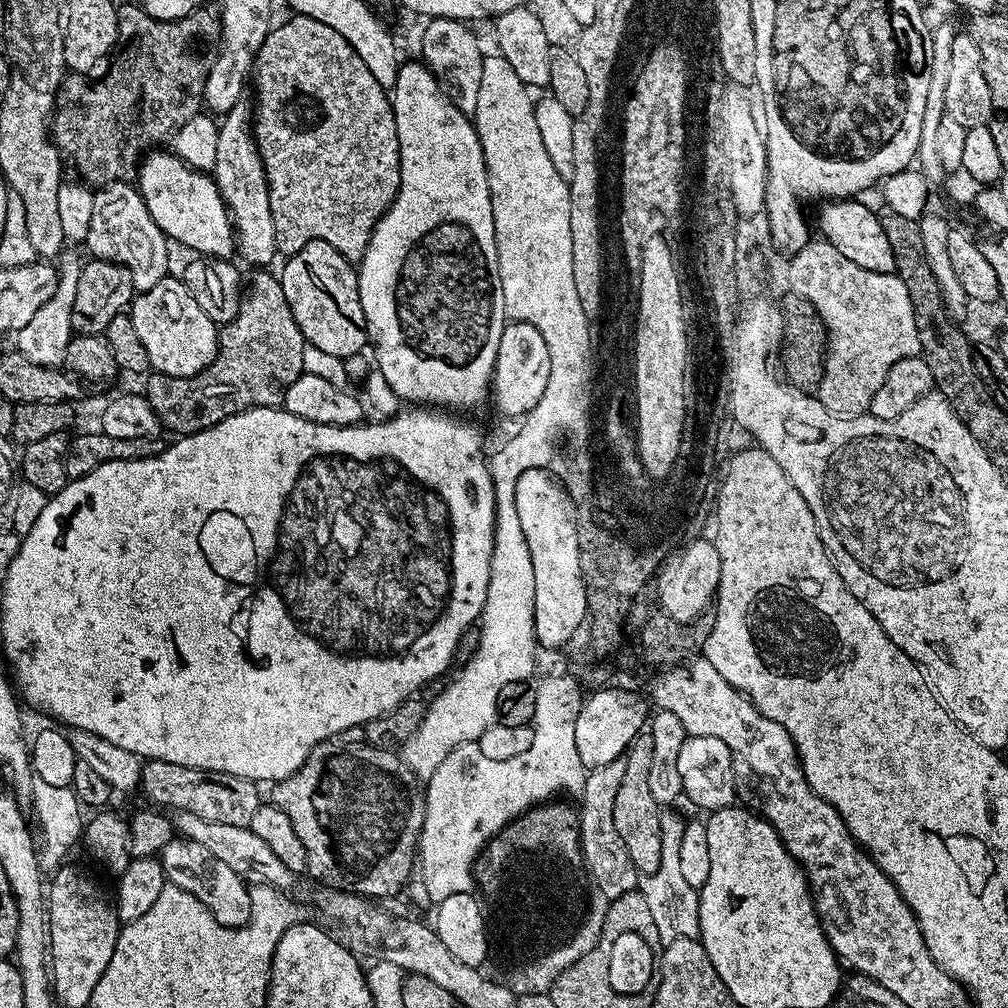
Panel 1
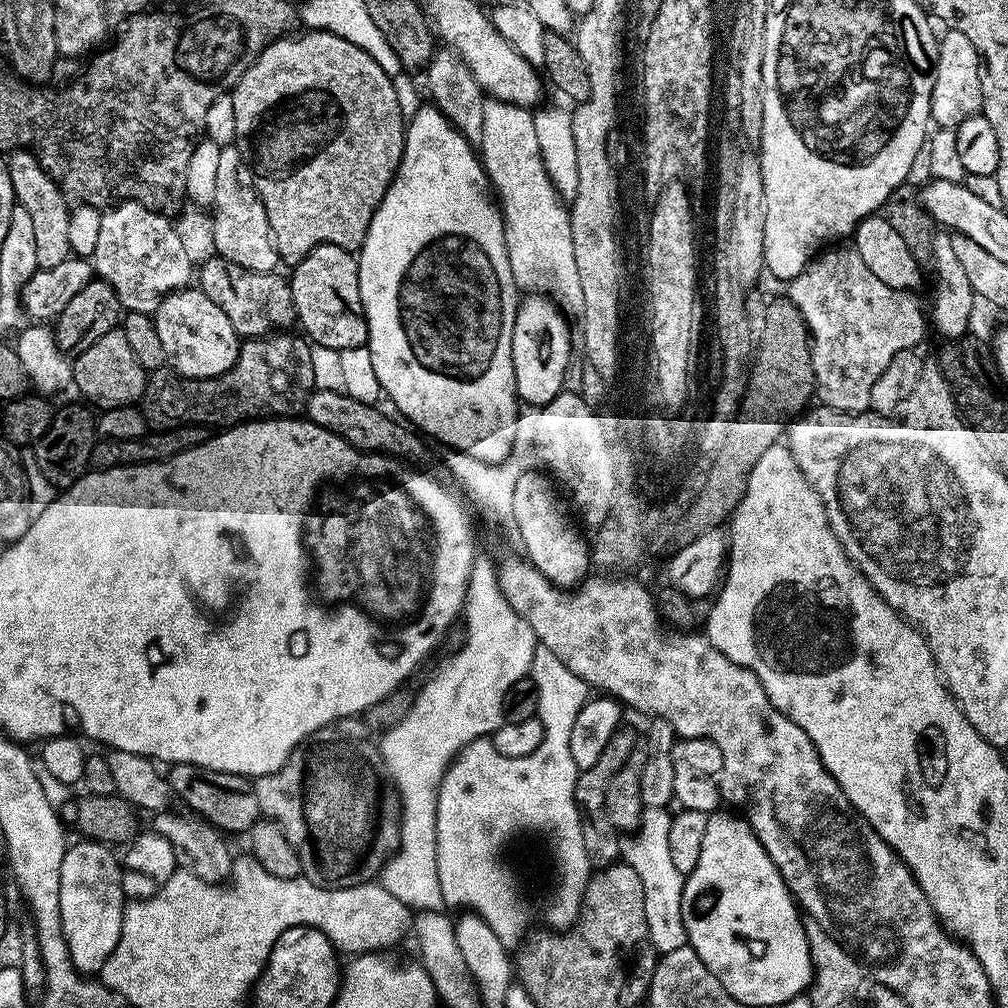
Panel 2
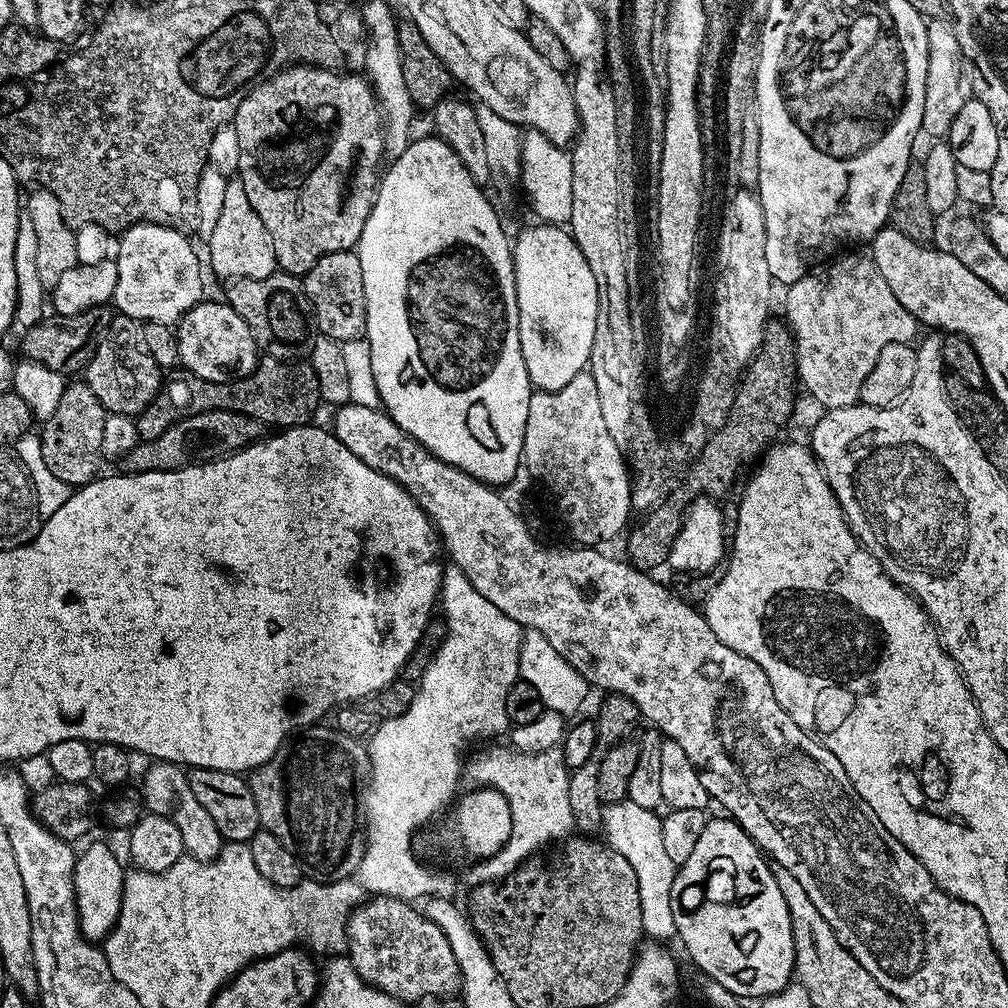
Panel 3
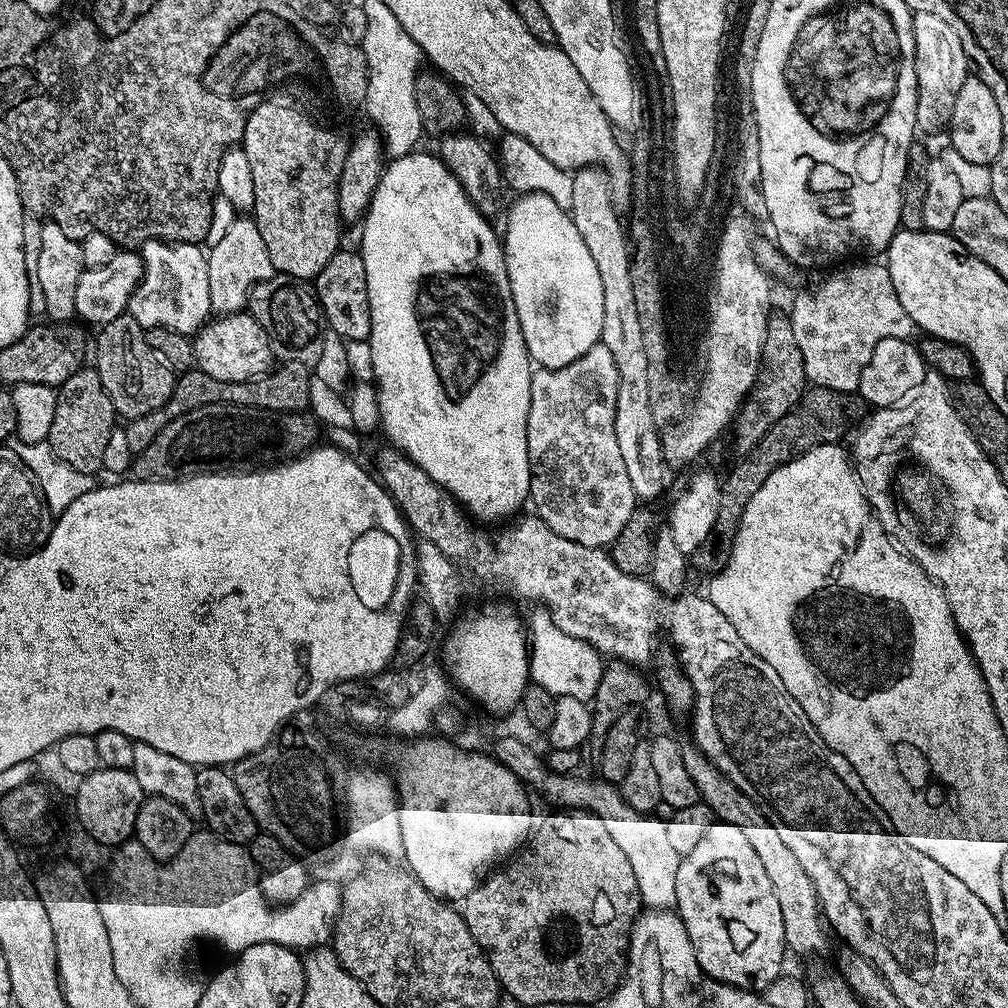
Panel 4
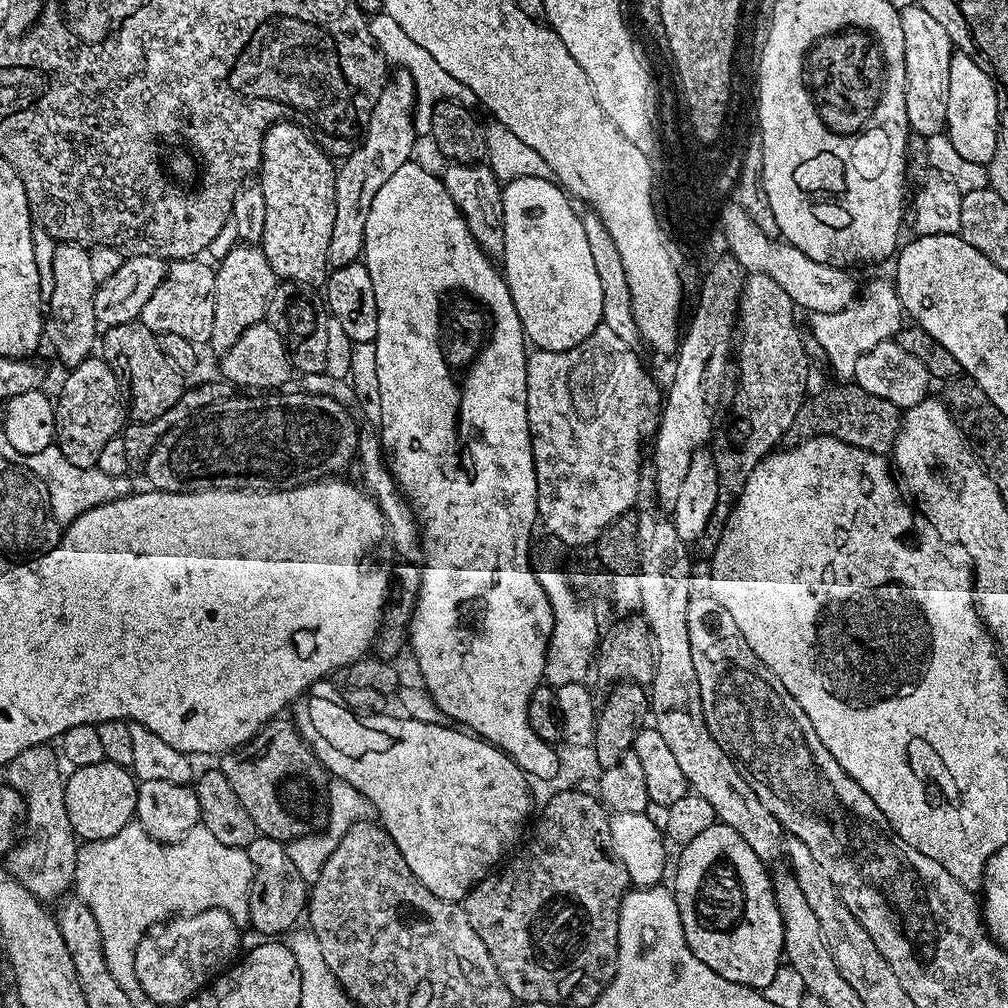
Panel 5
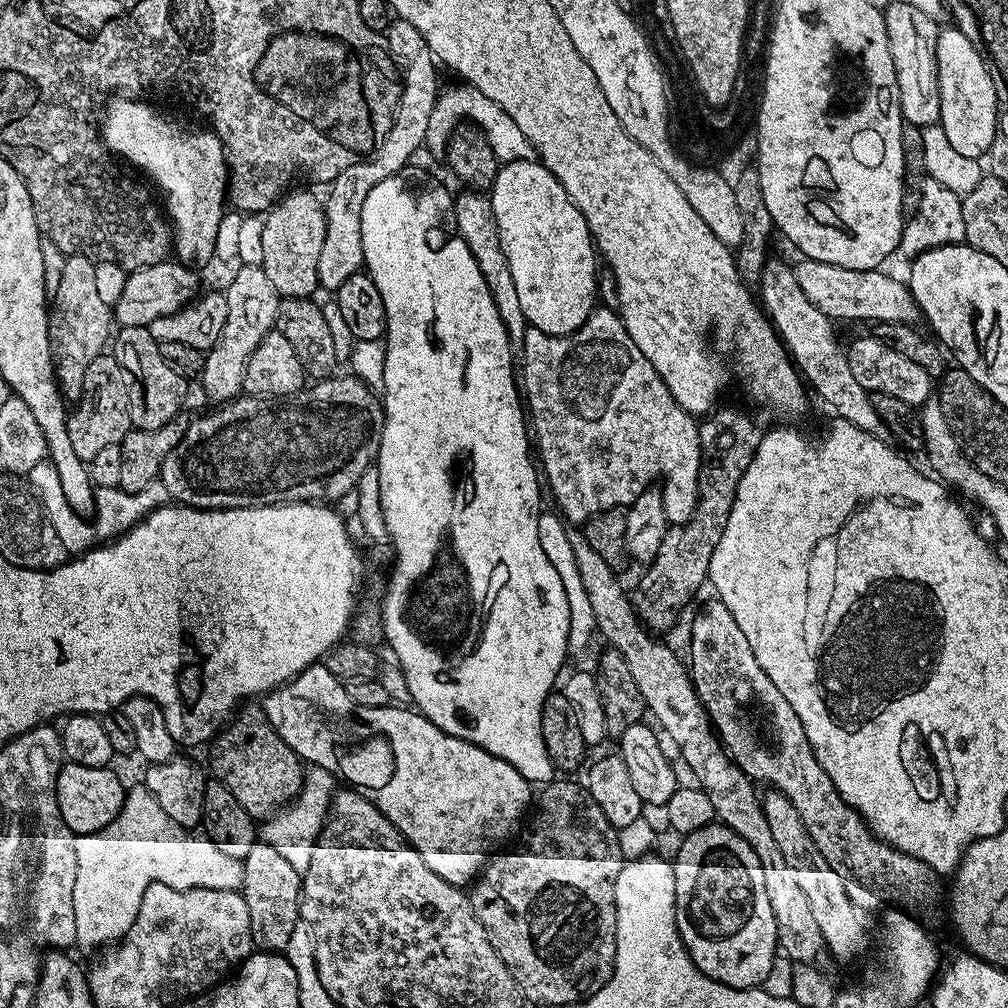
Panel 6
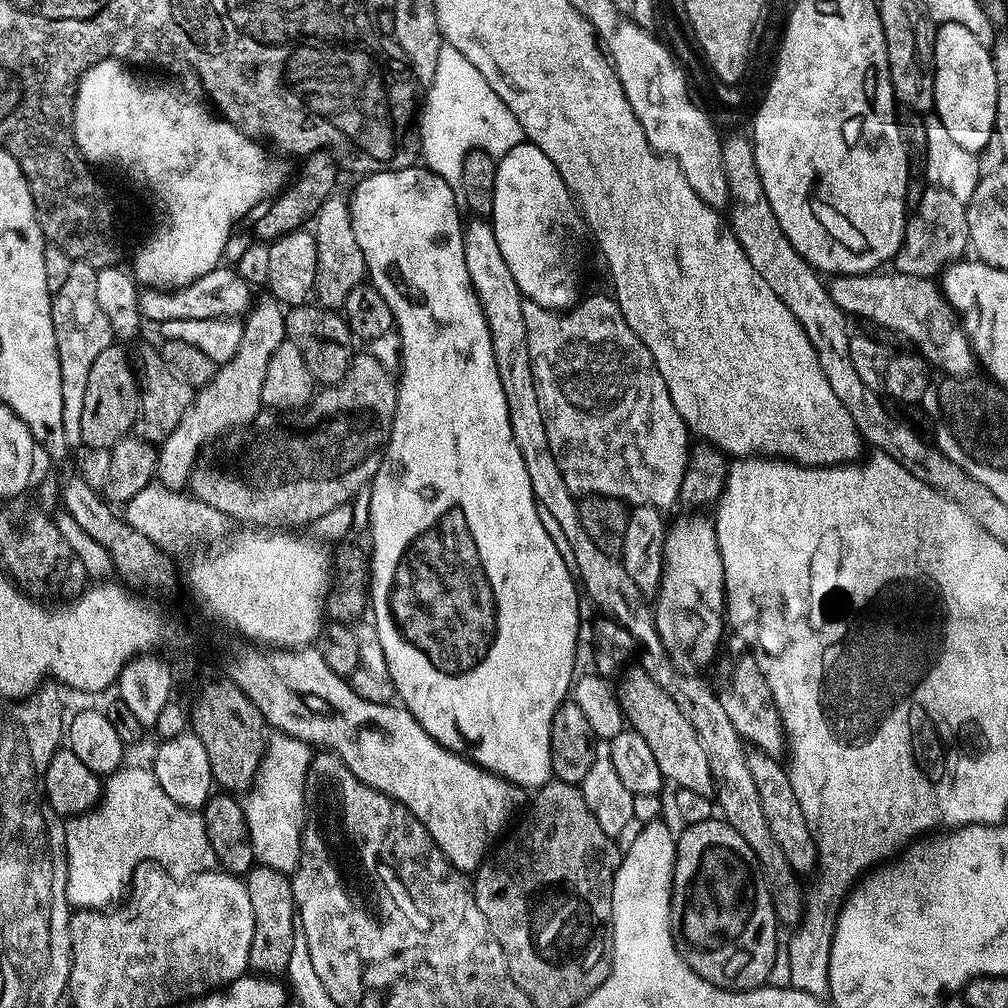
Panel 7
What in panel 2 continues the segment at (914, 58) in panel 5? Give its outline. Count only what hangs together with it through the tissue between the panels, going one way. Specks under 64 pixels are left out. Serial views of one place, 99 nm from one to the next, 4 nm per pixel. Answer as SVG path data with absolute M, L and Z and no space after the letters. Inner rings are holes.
M948 28L939 37L940 49L938 62L934 74L934 90L930 110L932 111L931 123L936 128L954 128L966 118L977 115L984 107L982 98L982 78L980 77L980 55L974 50L974 42L966 38L966 34L958 34L958 30Z

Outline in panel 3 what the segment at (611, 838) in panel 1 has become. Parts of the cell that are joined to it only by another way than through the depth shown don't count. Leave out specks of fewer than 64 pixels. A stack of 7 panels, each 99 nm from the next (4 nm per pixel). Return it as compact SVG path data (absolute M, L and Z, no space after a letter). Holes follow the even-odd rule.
M608 694L603 698L605 700L600 704L600 713L594 717L596 726L594 754L590 754L588 761L575 768L568 778L570 782L570 814L575 831L580 834L596 834L603 829L606 805L602 803L598 794L598 770L602 770L602 758L606 758L606 754L615 744L629 739L633 735L632 727L638 722L641 723L642 720L638 706L630 698L619 694Z

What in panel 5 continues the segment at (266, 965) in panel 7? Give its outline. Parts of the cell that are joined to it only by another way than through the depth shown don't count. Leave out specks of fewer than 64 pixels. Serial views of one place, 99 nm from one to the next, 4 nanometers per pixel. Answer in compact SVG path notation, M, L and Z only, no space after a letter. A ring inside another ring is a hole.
M257 835L254 842L246 849L250 862L255 868L252 885L249 890L249 916L247 923L256 932L261 932L264 938L280 938L283 932L291 933L296 923L301 923L308 907L308 897L310 895L310 885L298 874L294 862L290 862L290 854L287 847L281 841L270 838L269 836Z

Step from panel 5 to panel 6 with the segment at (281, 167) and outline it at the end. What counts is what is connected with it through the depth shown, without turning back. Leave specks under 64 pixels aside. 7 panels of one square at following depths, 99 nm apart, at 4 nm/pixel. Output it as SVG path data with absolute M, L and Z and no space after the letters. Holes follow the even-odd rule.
M292 192L281 195L263 217L262 262L270 286L282 298L302 300L320 288L318 278L318 254L322 254L322 242L326 238L324 205L312 192Z

